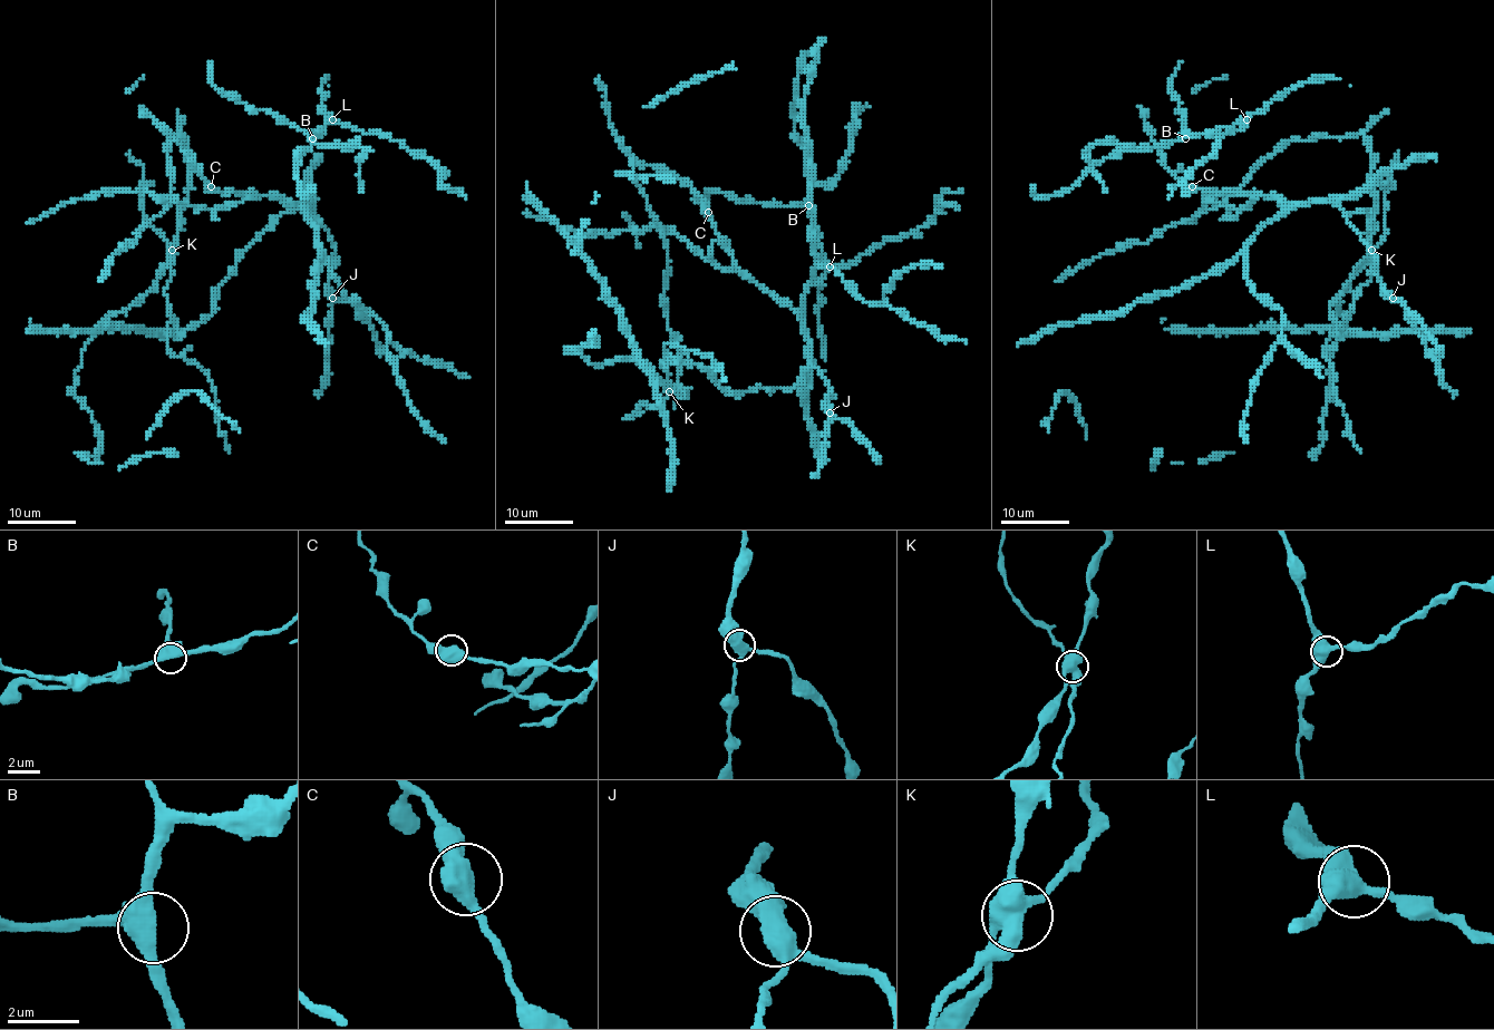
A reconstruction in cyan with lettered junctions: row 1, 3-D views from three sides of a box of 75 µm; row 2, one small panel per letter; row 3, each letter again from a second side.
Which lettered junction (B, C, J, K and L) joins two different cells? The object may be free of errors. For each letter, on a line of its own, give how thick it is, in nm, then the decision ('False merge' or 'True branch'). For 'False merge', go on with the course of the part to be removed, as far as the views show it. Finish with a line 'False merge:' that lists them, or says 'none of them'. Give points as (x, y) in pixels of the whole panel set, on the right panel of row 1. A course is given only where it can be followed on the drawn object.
B: Thickness 480 nm. True branch
C: Thickness 460 nm. True branch
J: Thickness 460 nm. True branch
K: Thickness 500 nm. False merge. Course of the part to remove: (1371, 250), (1330, 305), (1332, 323), (1323, 355), (1334, 372), (1336, 400), (1346, 417), (1348, 433), (1361, 454)
L: Thickness 480 nm. True branch
False merge: K

